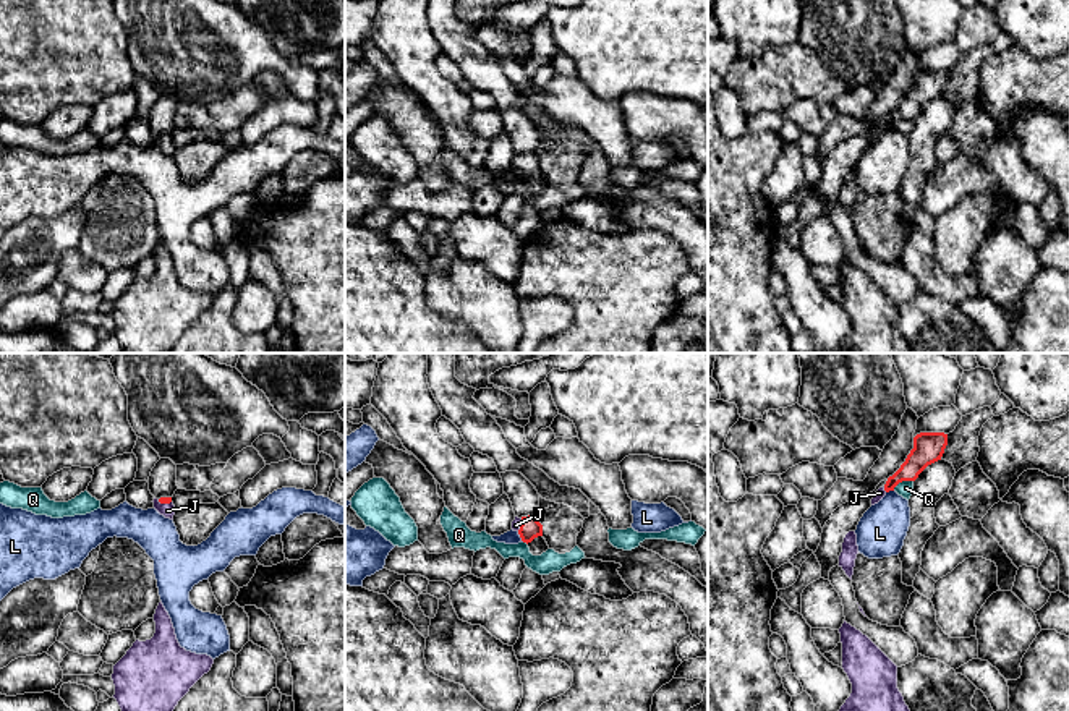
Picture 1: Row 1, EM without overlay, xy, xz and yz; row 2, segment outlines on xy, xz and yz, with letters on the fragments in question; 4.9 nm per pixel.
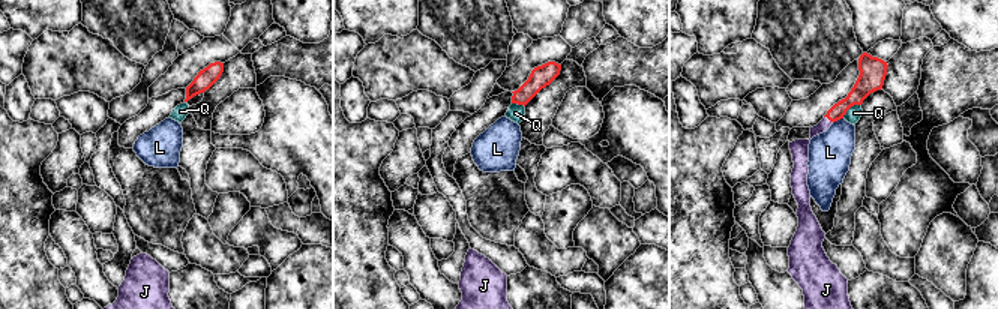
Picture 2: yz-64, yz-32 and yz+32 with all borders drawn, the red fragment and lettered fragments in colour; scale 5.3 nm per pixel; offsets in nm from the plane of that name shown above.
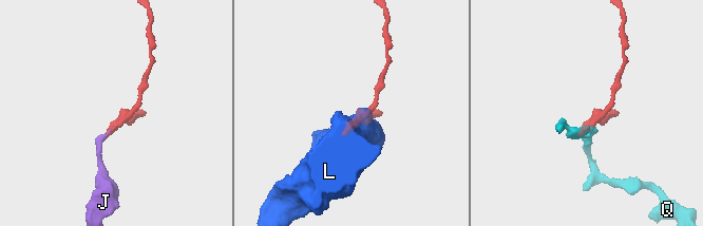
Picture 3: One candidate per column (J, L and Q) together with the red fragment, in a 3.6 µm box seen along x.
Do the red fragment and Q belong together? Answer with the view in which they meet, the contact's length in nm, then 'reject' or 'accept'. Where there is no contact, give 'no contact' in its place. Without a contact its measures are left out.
yz | 120 nm | reject

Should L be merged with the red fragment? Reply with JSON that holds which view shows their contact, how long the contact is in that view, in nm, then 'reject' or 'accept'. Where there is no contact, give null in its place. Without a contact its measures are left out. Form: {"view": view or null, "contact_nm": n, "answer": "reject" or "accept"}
{"view": "xz", "contact_nm": 70, "answer": "reject"}

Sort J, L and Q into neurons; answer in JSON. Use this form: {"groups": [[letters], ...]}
{"groups": [["J"], ["L"], ["Q"]]}

